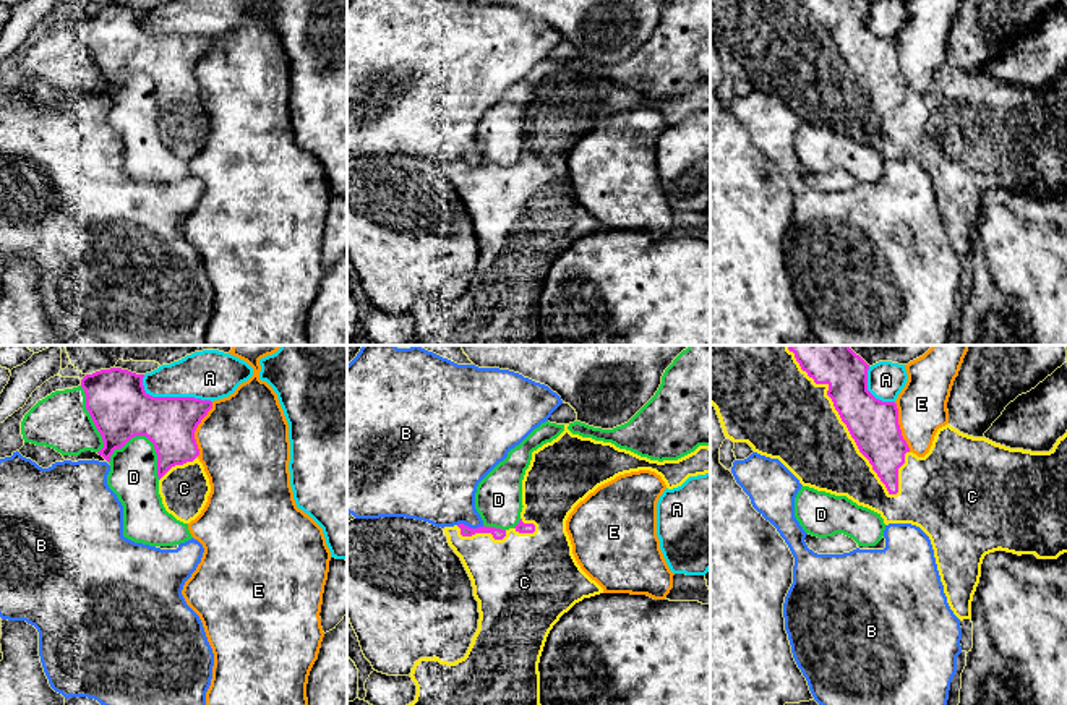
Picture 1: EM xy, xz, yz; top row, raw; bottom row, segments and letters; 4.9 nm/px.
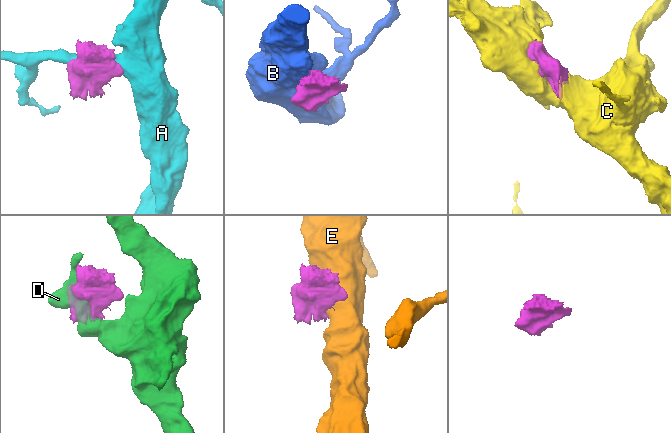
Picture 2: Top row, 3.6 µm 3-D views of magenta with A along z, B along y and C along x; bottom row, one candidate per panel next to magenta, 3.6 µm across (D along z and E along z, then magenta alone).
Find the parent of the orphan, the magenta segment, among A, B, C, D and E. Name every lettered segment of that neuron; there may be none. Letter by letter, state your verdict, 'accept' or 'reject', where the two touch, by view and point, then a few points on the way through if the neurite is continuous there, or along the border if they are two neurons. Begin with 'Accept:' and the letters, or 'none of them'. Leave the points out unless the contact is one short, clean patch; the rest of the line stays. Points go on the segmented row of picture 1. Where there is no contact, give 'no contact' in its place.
Accept: C
A: reject | xy (172, 397)
B: reject | xz (469, 527)
C: accept | yz (840, 417)
D: reject | xy (148, 438)
E: reject | xy (195, 430)

